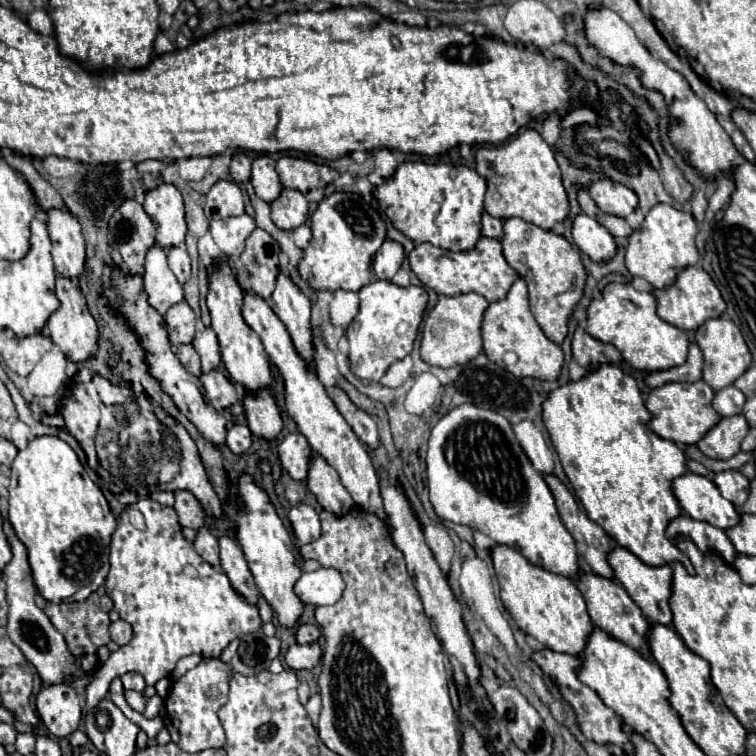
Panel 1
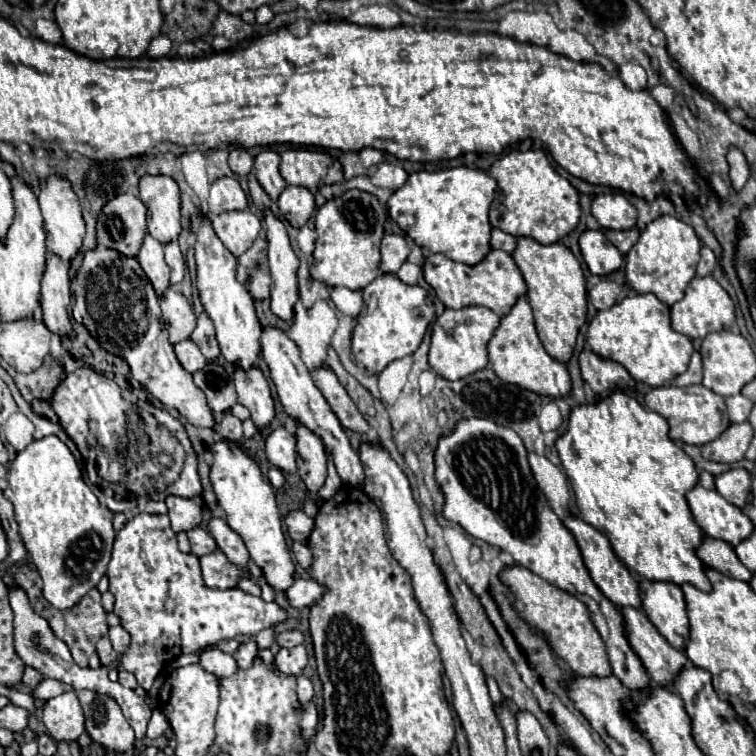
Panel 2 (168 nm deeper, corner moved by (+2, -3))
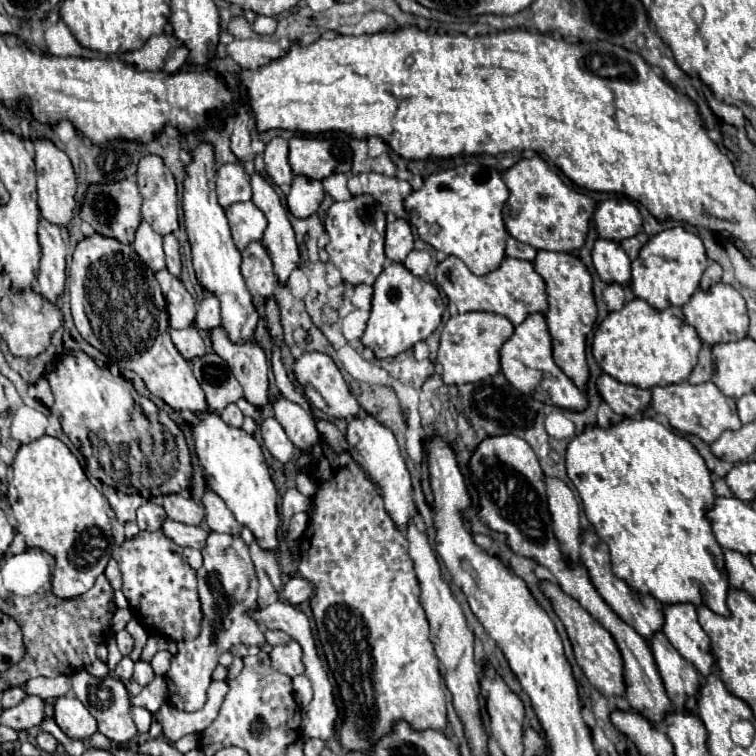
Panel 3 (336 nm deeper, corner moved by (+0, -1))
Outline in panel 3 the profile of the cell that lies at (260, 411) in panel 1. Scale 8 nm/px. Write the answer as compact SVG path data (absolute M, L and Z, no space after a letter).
M222 327L212 331L212 345L242 385L244 399L258 409L268 405L268 361L260 345L256 341L236 345L228 341Z

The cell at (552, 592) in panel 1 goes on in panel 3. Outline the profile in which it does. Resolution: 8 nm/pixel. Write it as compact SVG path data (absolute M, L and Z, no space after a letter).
M540 581L540 589L550 599L552 609L556 611L556 615L564 623L566 633L570 637L570 643L574 647L576 663L580 665L580 669L584 671L588 681L606 697L610 697L610 695L612 697L622 697L624 689L626 689L624 677L622 677L622 657L620 657L620 651L618 651L612 635L594 617L590 617L590 613L586 609L582 609L582 605L574 597L566 595L556 583Z

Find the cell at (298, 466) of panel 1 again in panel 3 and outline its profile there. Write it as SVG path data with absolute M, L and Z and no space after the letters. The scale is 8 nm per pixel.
M264 419L262 421L262 439L266 449L276 457L280 463L288 463L294 457L294 445L286 437L282 425L276 419Z

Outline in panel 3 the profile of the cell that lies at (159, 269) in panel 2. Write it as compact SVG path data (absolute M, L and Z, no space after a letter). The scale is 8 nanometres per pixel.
M142 221L138 231L136 231L136 239L134 239L134 251L140 255L140 259L154 271L162 271L166 269L166 255L162 251L162 237L146 223Z

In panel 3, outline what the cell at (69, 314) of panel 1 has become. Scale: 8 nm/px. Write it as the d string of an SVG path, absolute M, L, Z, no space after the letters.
M42 219L38 227L38 241L42 245L42 259L36 288L46 301L56 303L64 293L66 283L66 245L60 227Z

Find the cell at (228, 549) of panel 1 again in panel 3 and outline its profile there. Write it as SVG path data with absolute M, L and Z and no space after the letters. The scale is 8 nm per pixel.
M208 489L204 493L204 509L206 509L206 525L216 533L228 533L228 535L240 535L242 525L234 519L232 511L226 507L226 503Z

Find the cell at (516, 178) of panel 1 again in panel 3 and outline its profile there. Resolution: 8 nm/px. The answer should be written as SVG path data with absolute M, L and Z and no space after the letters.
M540 155L520 159L502 173L502 179L510 191L502 215L506 231L514 239L532 245L534 249L546 251L572 253L582 247L596 205L588 195L582 195L568 187Z

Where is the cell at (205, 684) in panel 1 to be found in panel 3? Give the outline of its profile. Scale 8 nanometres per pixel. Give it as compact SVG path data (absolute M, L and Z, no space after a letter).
M212 531L208 535L206 547L202 549L204 565L196 571L198 575L198 593L204 609L204 621L202 621L202 633L196 641L182 641L176 643L178 653L172 657L170 671L166 673L166 685L168 685L168 703L180 711L198 711L206 703L206 691L212 681L212 671L218 665L218 659L224 651L228 651L234 643L246 643L262 647L266 643L266 637L252 621L246 611L254 609L256 597L258 597L258 581L256 581L256 569L252 565L248 547L244 545L242 537L228 537L224 533Z

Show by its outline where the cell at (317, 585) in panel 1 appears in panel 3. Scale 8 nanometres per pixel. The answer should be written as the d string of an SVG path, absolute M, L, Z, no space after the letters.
M292 577L286 585L284 585L284 599L292 605L300 605L304 601L310 599L312 595L312 583L302 579L302 577Z

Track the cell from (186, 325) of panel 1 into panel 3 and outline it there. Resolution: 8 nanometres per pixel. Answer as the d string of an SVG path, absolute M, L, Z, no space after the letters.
M166 269L156 273L156 279L162 287L166 307L168 307L168 317L170 317L170 327L172 329L186 329L194 325L196 319L196 303L192 295L186 291L182 281L178 277L172 277Z

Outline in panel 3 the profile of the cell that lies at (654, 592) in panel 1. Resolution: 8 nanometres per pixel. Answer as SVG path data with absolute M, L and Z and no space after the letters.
M674 603L674 605L664 605L664 635L668 641L676 647L676 651L692 661L692 665L706 677L712 673L714 667L714 657L708 653L710 639L702 631L698 617L696 617L696 607L692 603Z

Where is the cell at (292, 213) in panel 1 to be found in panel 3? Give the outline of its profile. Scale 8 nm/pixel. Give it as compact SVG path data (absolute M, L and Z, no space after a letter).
M296 175L292 181L292 189L286 197L286 205L294 217L304 219L318 211L322 197L324 197L324 191L320 181L312 181L308 177Z

